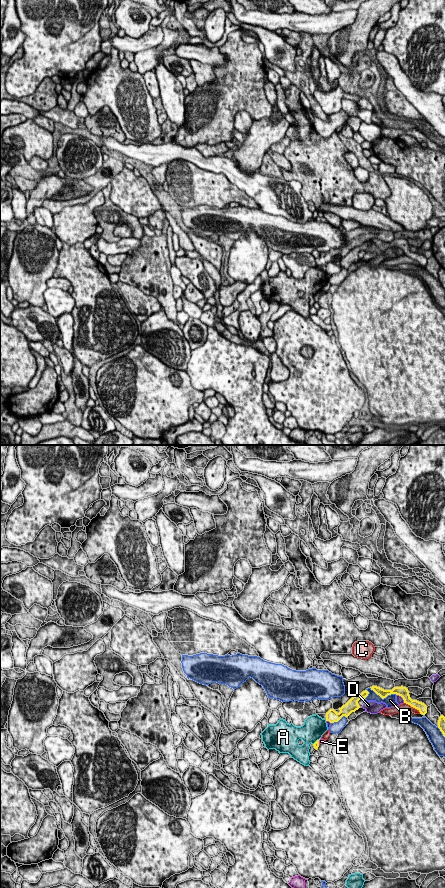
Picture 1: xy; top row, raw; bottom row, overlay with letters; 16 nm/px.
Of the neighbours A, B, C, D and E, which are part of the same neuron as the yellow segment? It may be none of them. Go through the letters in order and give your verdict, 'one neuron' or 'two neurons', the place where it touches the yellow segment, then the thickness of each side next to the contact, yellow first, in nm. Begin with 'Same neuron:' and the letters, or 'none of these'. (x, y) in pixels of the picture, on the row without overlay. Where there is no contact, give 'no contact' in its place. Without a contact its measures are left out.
Same neuron: none of these
A: two neurons; contact xy (316, 293); calibres 90 and 360 nm
B: two neurons; contact xy (383, 250); calibres 140 and 180 nm
C: two neurons; contact xy (412, 258); calibres 160 and 140 nm
D: two neurons; contact xy (401, 248); calibres 160 and 120 nm
E: two neurons; contact xy (318, 294); calibres 90 and 70 nm

